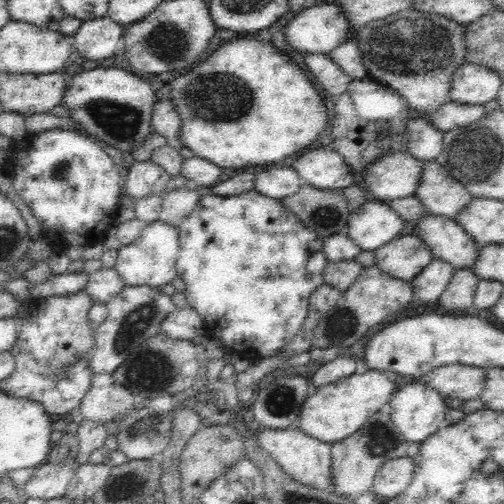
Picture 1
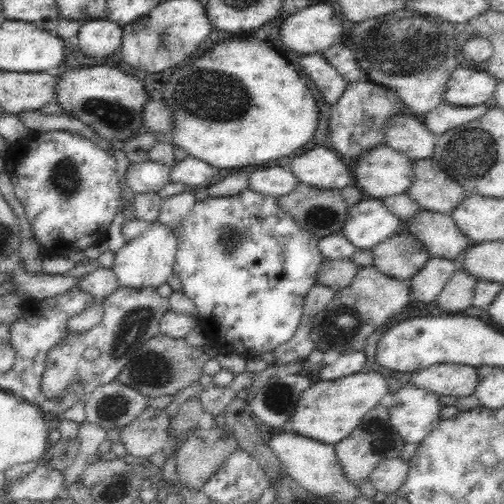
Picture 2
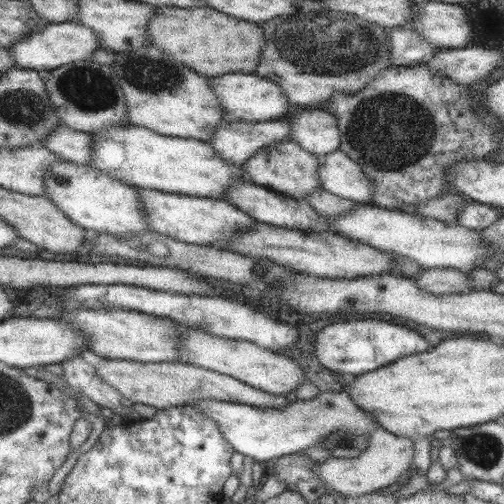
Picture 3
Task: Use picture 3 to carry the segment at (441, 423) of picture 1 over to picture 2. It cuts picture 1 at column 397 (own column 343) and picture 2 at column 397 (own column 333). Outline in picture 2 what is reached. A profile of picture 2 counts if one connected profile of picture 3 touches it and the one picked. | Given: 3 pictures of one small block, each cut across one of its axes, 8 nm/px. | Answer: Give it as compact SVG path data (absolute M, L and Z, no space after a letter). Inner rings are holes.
M414 384L400 388L394 396L388 398L388 410L390 410L390 422L394 430L400 434L404 442L422 442L440 422L440 394L434 394L426 388L416 388Z

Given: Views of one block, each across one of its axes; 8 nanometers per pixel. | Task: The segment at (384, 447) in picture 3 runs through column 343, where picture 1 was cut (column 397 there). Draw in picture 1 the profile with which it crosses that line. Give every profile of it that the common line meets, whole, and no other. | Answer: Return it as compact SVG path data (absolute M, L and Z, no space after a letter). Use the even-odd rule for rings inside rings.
M410 456L394 458L394 460L388 460L378 470L372 490L378 494L378 498L390 500L402 494L410 486L412 478L414 478L414 458Z

